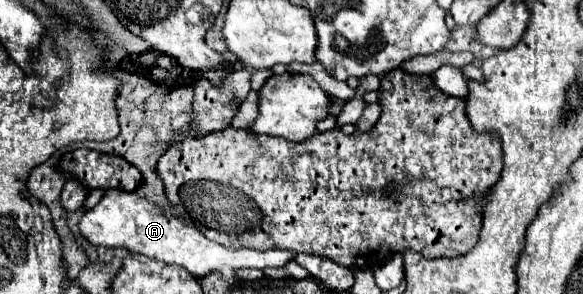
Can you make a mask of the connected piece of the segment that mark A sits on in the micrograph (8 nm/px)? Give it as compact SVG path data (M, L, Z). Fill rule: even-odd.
M108 190L106 196L90 208L80 218L80 232L82 236L98 246L110 246L110 248L126 248L134 254L144 254L152 260L160 260L166 264L178 264L186 268L194 278L202 278L210 272L222 270L222 268L268 268L268 266L286 266L290 260L296 258L296 252L292 250L250 250L250 248L238 248L230 250L214 240L208 240L200 230L190 226L186 220L172 216L164 208L148 202L146 198L136 196L134 192L124 190Z

